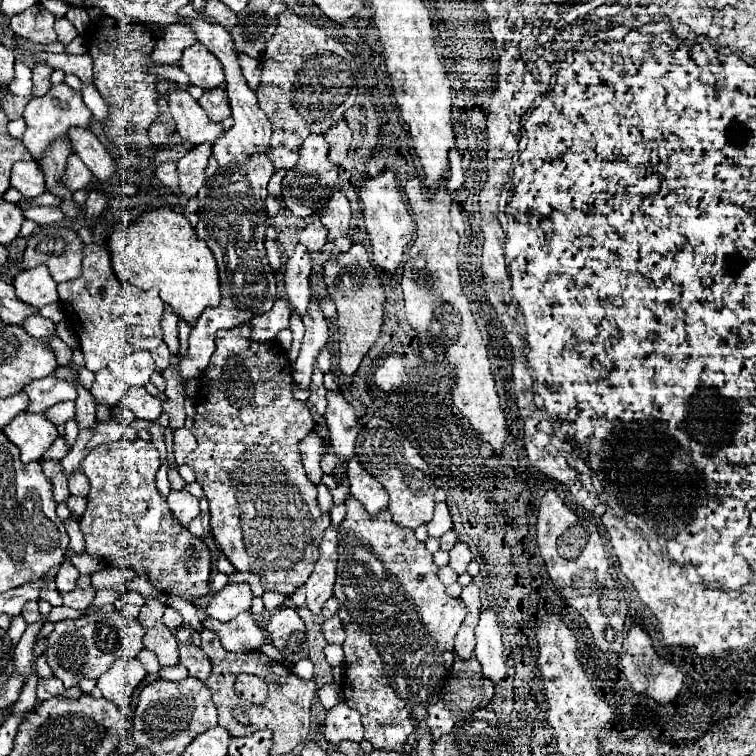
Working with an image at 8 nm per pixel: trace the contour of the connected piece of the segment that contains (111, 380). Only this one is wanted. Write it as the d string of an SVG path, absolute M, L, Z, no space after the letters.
M102 368L96 372L96 380L94 380L90 392L92 392L96 404L104 404L108 408L114 408L124 400L128 386L124 382L118 382L108 368Z

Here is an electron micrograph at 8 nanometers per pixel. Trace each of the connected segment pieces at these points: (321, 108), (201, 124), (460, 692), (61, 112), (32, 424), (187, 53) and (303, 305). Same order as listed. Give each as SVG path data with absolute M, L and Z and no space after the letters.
M294 4L288 6L286 12L278 16L278 28L274 36L266 42L266 52L262 58L262 82L256 90L258 104L272 122L272 140L268 148L268 158L272 160L276 170L292 170L298 160L298 148L306 140L308 132L312 134L326 134L328 128L332 128L344 112L354 104L358 86L356 86L356 76L362 72L364 60L356 60L334 36L332 30L336 22L328 20L328 16L320 14L318 8L312 4Z
M178 84L168 90L168 106L170 114L176 122L176 130L184 140L190 140L194 144L210 142L214 144L218 136L222 136L222 126L212 122L204 110L198 106L198 102L188 94L188 90L180 88Z
M456 658L454 666L452 666L452 670L444 682L440 700L428 708L426 724L430 728L432 738L438 740L440 736L450 734L458 722L464 722L472 712L486 708L488 702L492 700L492 696L494 696L494 684L482 676L478 660L476 658L470 658L470 660L458 660Z
M58 84L58 86L52 86L44 96L32 98L28 102L28 106L24 110L24 120L26 120L28 128L22 136L22 142L28 148L28 152L32 154L32 158L38 162L44 158L44 152L48 152L52 140L60 140L60 138L68 140L70 128L90 128L92 112L84 104L80 92L72 90L68 84Z
M22 412L2 428L8 440L20 448L22 462L34 462L44 456L44 452L54 444L60 436L56 426L44 414L28 414Z
M200 42L184 50L178 66L188 74L190 84L204 90L212 90L224 84L224 70L220 68L220 60Z
M298 244L294 248L292 258L284 266L286 300L298 316L304 316L304 312L310 304L310 284L308 284L310 272L312 272L310 254L302 244Z

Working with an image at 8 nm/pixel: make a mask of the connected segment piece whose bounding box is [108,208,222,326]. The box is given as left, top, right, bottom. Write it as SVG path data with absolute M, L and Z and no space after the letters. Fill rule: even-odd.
M170 208L148 212L128 228L116 230L108 248L120 280L138 288L156 288L164 304L168 304L190 326L196 324L204 308L220 304L222 294L216 260L210 248L196 236L194 226L184 214Z

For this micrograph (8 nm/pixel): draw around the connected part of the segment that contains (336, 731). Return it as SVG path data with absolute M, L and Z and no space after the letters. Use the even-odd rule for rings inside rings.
M338 702L334 708L330 708L326 712L324 738L330 744L340 744L344 740L362 742L364 740L364 728L360 722L360 712L348 708L344 702Z

